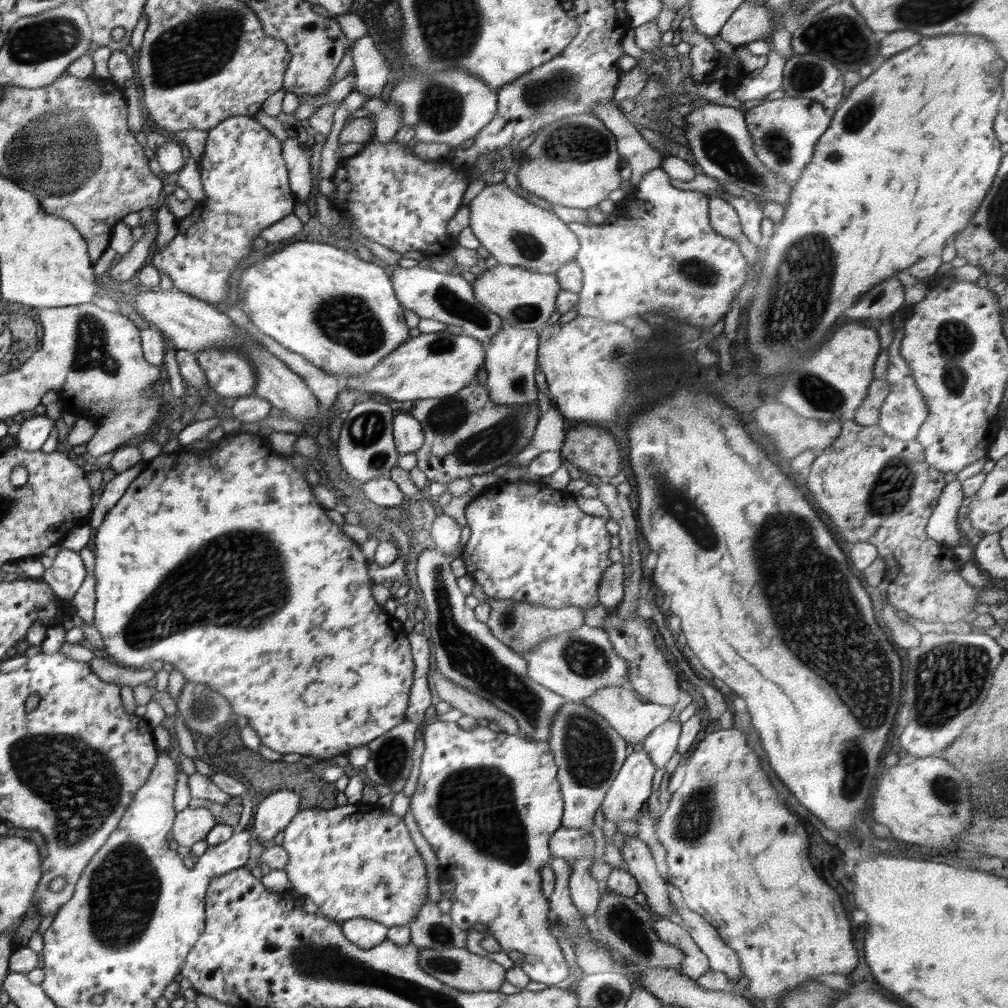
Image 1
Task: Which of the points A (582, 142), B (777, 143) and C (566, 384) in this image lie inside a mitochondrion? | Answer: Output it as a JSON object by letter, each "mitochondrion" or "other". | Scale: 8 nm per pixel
{"A":"mitochondrion","B":"mitochondrion","C":"other"}

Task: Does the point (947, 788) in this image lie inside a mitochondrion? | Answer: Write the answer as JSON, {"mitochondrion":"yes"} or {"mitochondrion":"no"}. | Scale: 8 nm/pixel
{"mitochondrion":"yes"}

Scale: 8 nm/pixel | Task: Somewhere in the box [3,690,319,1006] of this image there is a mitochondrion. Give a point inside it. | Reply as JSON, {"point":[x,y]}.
{"point":[79,783]}

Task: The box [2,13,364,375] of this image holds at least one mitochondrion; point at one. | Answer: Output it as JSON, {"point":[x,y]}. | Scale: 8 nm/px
{"point":[35,43]}

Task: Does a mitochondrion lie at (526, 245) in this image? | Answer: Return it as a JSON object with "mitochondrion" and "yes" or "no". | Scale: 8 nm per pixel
{"mitochondrion":"yes"}

